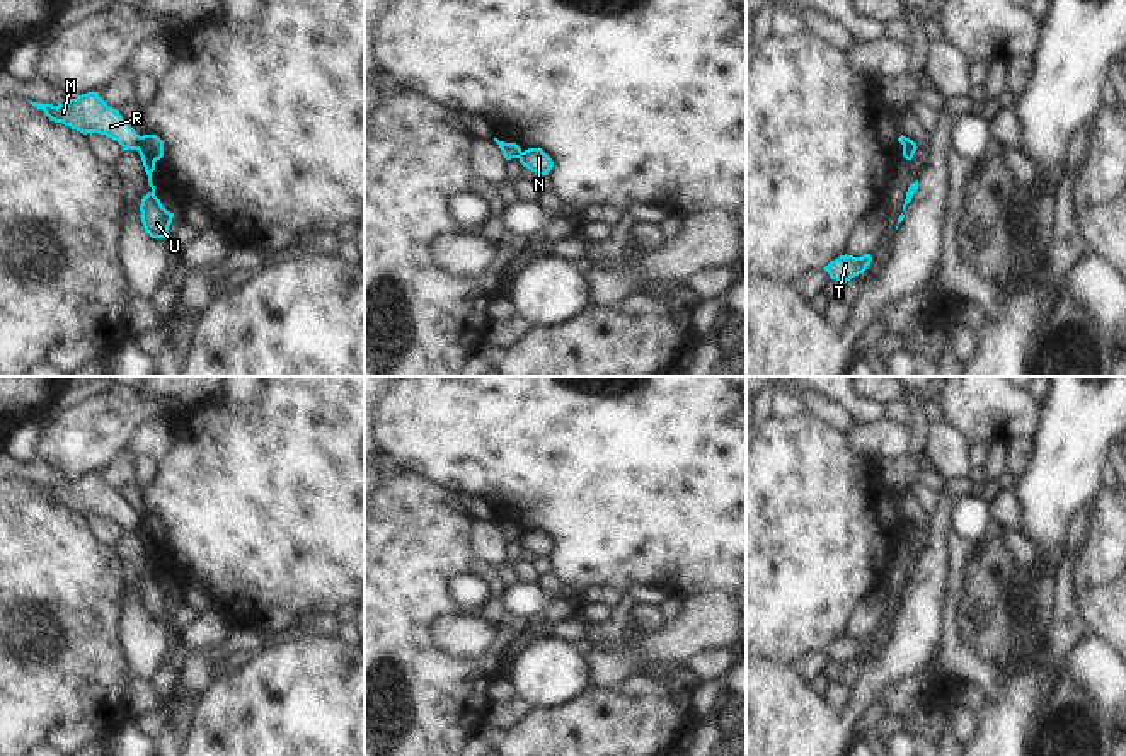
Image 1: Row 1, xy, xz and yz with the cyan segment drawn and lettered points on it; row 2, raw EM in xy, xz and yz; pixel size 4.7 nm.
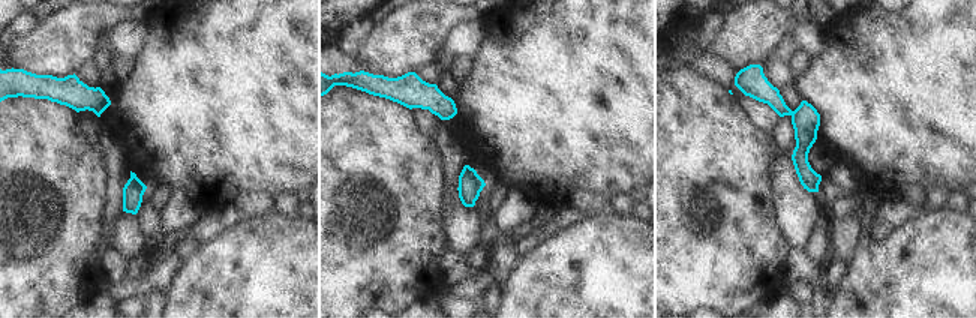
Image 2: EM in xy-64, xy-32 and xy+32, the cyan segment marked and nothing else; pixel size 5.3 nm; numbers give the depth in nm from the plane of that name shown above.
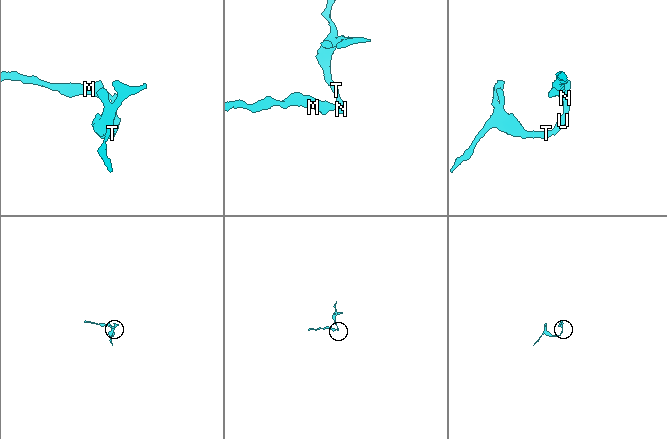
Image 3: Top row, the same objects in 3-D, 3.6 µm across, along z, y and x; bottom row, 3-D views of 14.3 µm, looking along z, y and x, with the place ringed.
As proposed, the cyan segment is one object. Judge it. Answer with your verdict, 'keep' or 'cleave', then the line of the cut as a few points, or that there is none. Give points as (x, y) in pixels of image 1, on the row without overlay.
cleave | xy (142, 518), (137, 530)

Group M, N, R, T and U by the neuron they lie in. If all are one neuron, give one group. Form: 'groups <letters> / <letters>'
groups M R / N T U

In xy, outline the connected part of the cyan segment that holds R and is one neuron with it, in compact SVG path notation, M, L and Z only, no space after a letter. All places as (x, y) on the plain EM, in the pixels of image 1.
M87 473L68 484L31 485L41 490L51 502L63 504L83 516L99 514L118 523L123 531L138 531L141 518L123 501L118 490L109 489L99 473Z

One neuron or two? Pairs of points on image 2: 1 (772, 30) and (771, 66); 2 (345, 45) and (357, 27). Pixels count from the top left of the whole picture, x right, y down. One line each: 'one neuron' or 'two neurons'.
1: two neurons
2: one neuron

